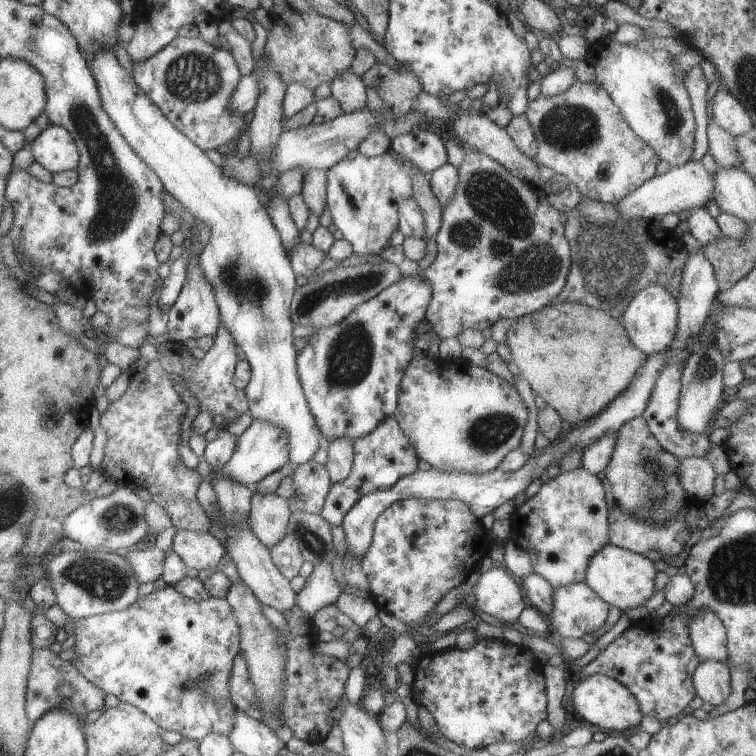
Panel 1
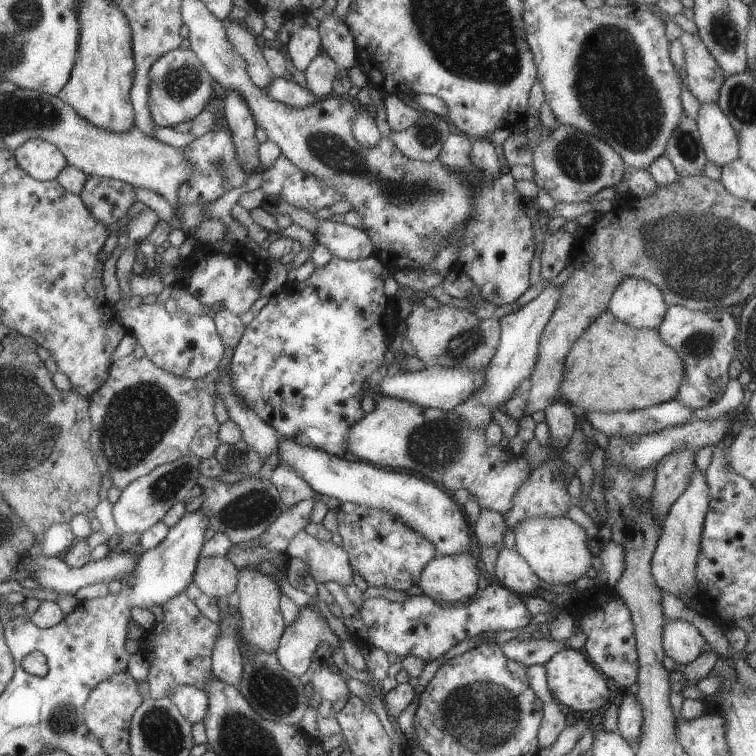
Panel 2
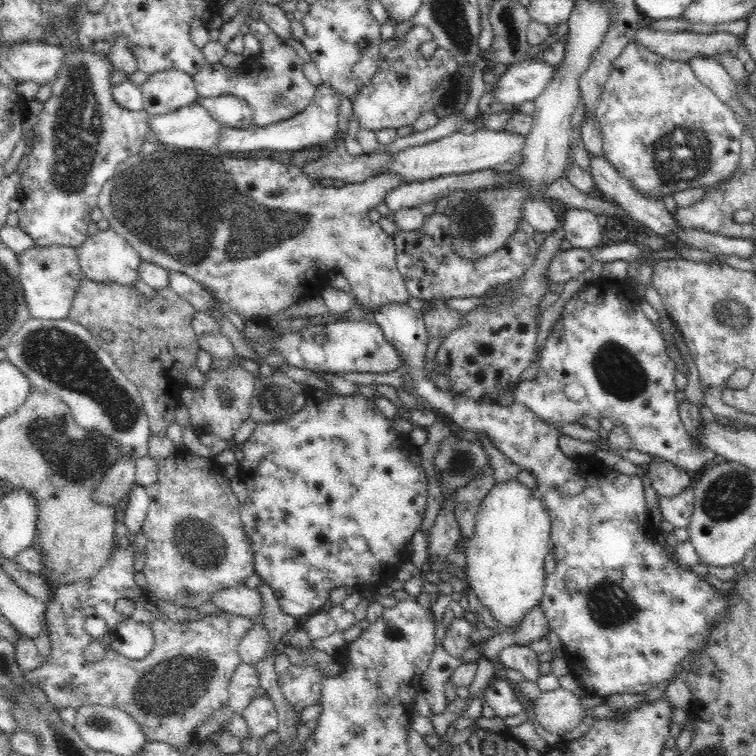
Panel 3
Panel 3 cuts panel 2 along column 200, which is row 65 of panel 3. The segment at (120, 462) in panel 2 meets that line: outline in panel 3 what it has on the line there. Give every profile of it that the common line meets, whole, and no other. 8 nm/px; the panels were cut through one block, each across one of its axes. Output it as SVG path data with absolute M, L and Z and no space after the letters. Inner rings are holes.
M417 25L406 34L404 42L381 43L378 70L370 82L358 90L352 104L351 120L357 121L360 129L410 127L423 112L433 110L438 104L448 111L461 103L459 64L453 54L438 46L431 58L425 59L418 50L420 44L431 40L434 40L432 32Z

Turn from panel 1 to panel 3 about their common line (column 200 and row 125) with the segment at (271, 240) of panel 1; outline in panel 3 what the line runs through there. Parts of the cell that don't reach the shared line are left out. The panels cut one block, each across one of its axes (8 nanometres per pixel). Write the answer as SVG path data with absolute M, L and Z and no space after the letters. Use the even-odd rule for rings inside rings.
M255 18L249 28L249 34L256 37L260 43L258 54L245 58L239 68L225 68L220 63L206 63L192 78L200 96L208 98L234 95L246 101L252 109L250 126L264 128L301 113L314 100L317 87L306 79L303 71L305 62L298 56L294 47L281 40L266 22ZM196 104L163 115L149 115L149 130L176 150L217 150L221 128L221 123Z

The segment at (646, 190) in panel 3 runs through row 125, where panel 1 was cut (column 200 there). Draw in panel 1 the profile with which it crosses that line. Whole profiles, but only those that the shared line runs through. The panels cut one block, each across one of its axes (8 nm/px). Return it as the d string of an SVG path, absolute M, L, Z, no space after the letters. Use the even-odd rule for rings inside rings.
M165 585L164 588L155 589L151 593L136 599L135 602L129 604L129 606L122 611L119 610L79 619L69 619L69 622L65 626L61 626L61 628L63 628L67 637L74 636L75 638L75 642L73 646L71 646L71 650L73 650L75 654L74 658L71 660L71 664L75 666L75 670L77 670L85 680L89 680L93 686L101 688L101 692L103 692L104 695L111 694L119 700L119 703L127 703L138 708L161 730L178 732L181 736L189 740L196 740L199 742L201 738L207 736L209 732L229 736L229 732L231 732L231 728L233 728L233 718L235 718L236 709L230 699L228 682L232 669L233 657L240 652L240 634L238 624L235 622L235 616L233 616L233 612L231 612L231 608L226 599L209 597L205 598L205 600L194 601L183 596L180 592L177 592L173 586Z

